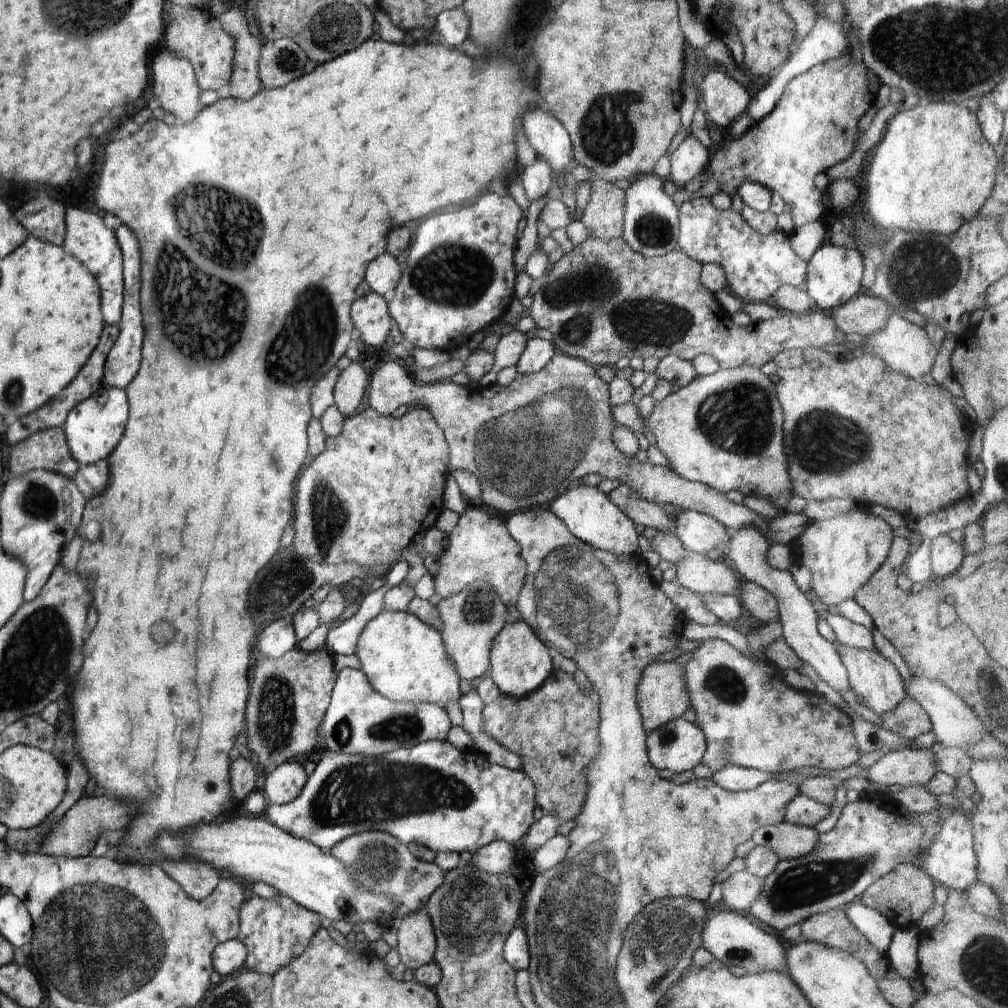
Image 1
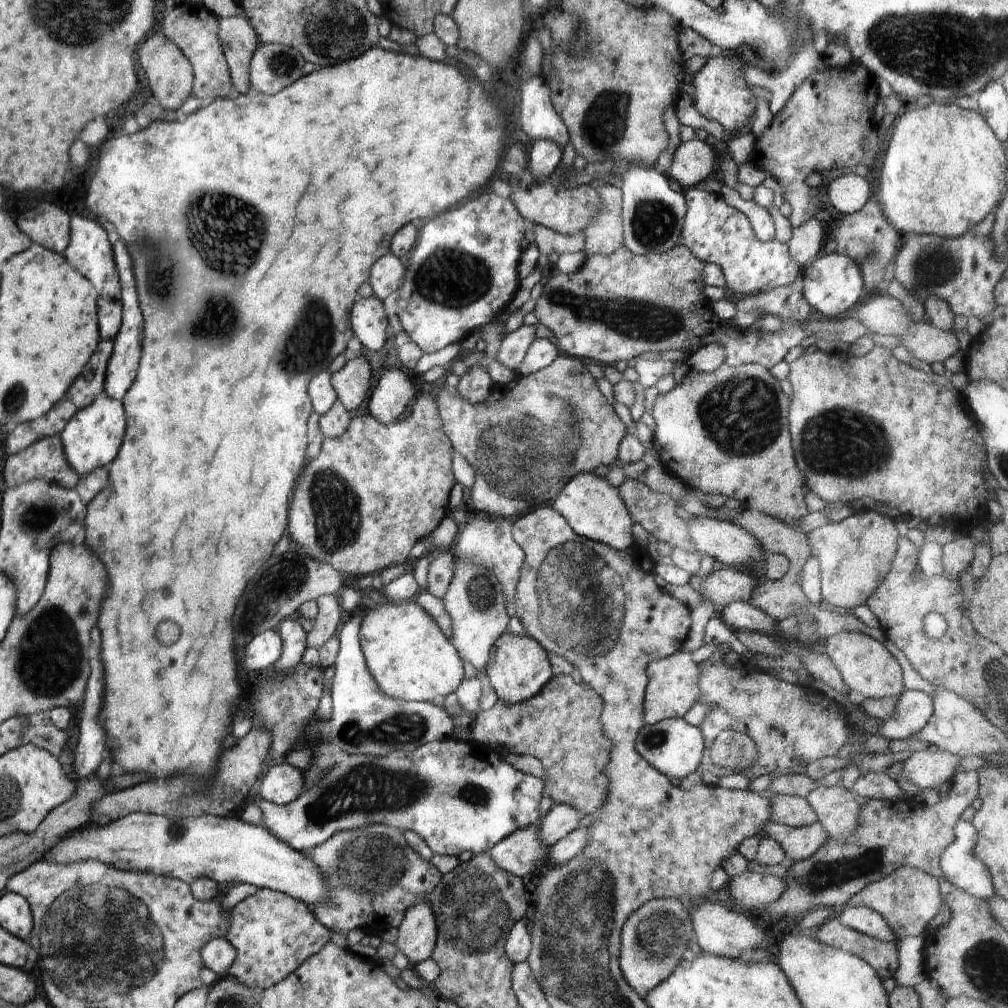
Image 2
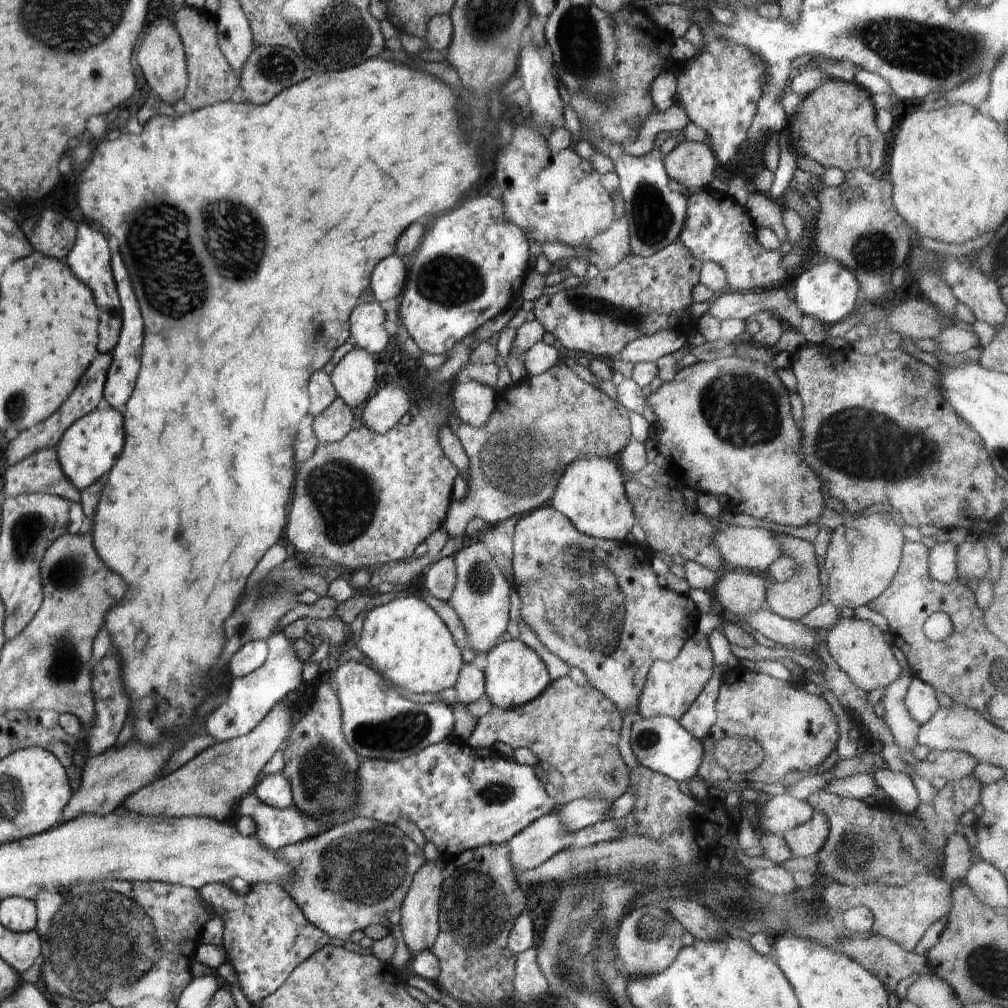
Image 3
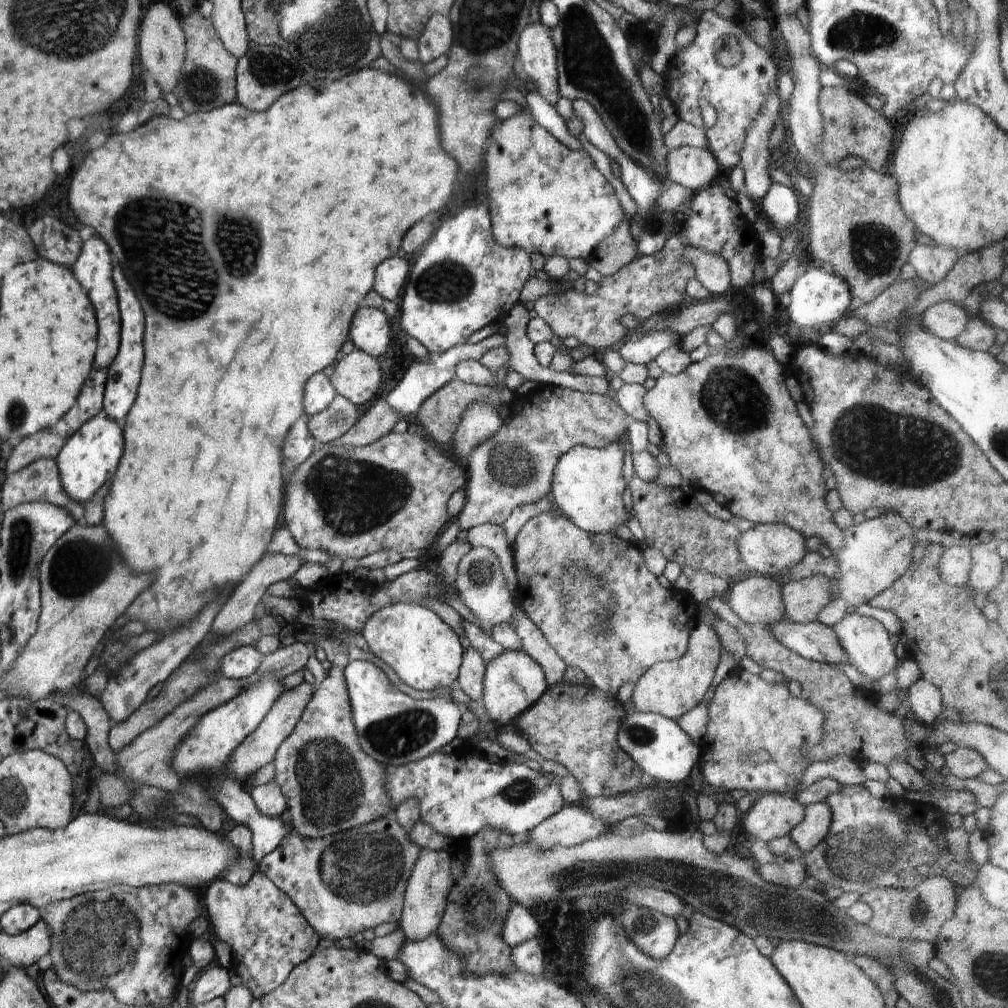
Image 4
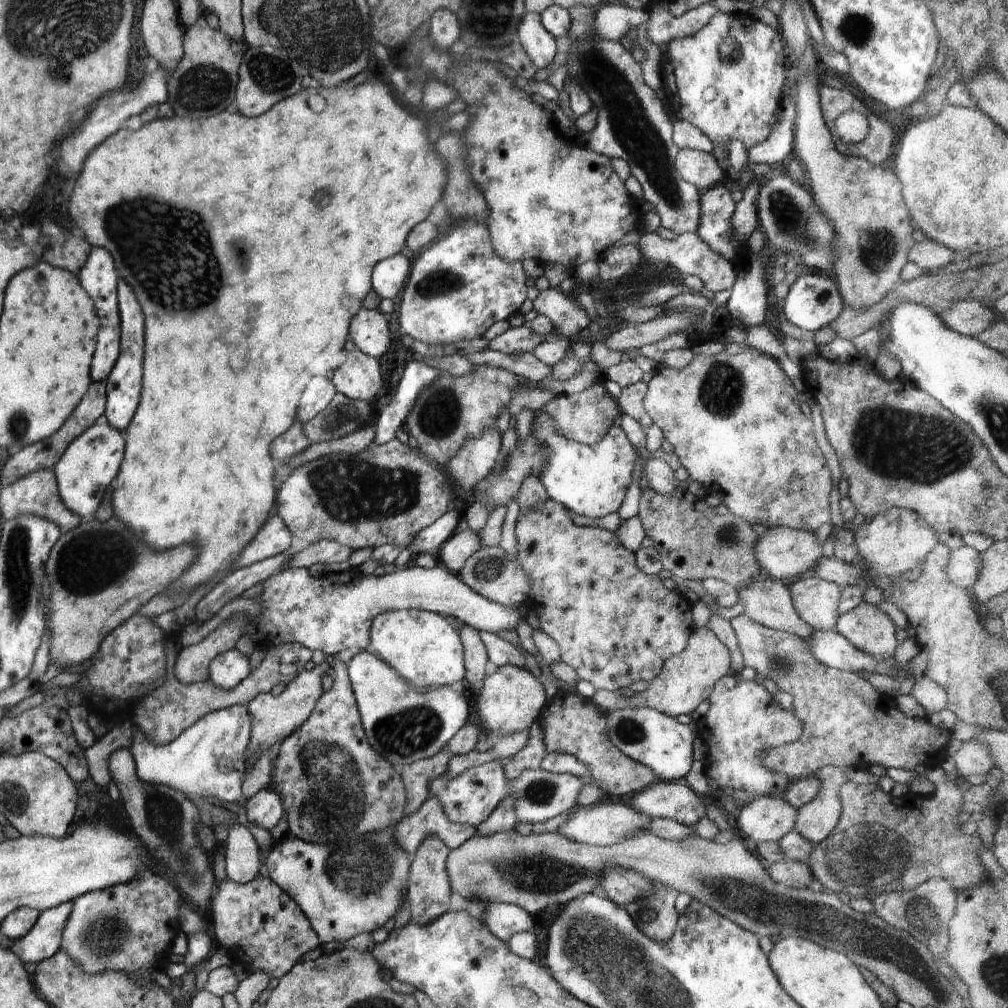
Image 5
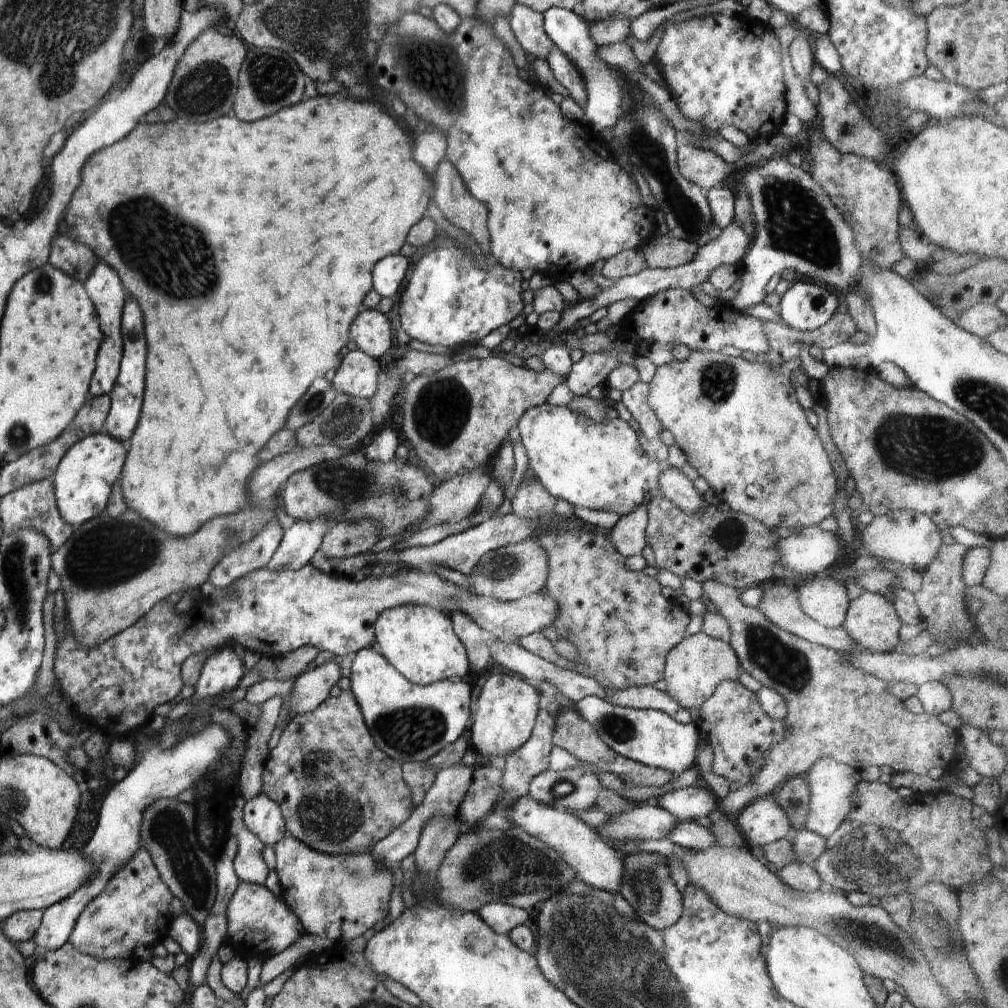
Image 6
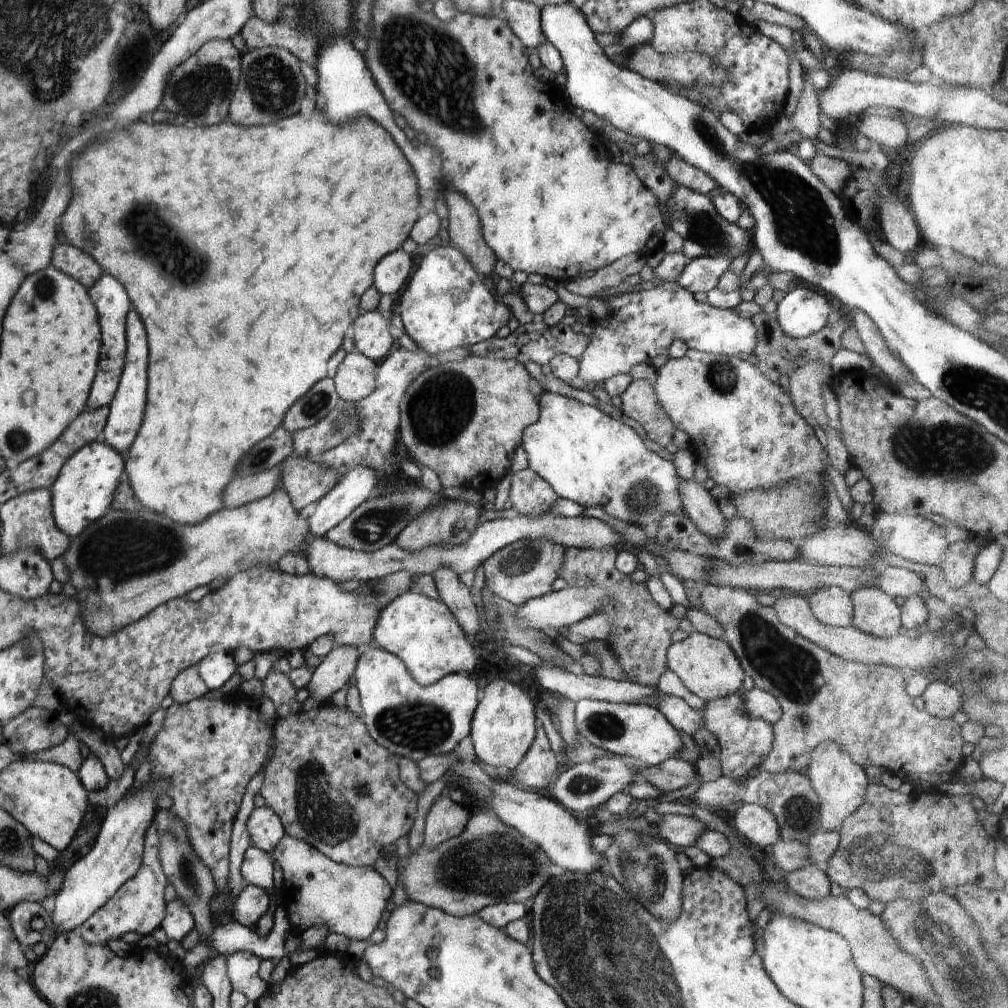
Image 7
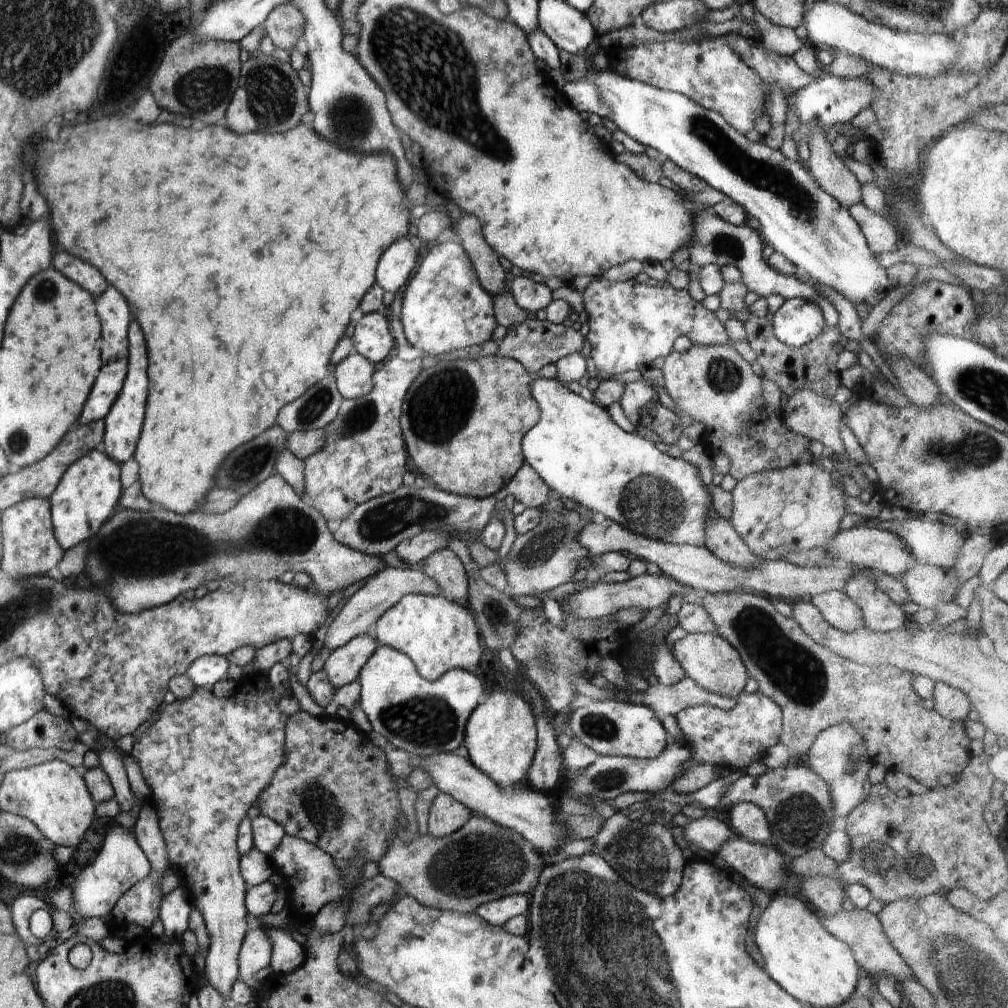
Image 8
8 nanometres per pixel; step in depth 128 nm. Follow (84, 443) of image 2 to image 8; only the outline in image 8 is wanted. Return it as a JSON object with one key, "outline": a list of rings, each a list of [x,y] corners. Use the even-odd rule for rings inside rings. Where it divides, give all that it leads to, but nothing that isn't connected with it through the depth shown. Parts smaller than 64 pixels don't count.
{"outline":[[[94,449],[80,460],[73,462],[60,479],[53,496],[52,519],[54,534],[64,551],[74,548],[78,542],[94,538],[101,526],[109,520],[114,506],[121,500],[120,466],[106,453]]]}

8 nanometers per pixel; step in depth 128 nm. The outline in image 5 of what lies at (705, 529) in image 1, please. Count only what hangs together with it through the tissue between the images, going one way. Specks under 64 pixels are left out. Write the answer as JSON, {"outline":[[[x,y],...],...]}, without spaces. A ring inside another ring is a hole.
{"outline":[[[772,527],[768,532],[760,532],[759,541],[755,544],[755,555],[764,576],[781,580],[796,578],[814,569],[818,559],[823,556],[822,545],[813,532],[790,527]]]}

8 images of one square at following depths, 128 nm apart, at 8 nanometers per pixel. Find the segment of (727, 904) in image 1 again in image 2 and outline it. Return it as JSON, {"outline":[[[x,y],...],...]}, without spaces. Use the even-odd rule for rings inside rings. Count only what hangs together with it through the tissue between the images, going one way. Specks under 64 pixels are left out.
{"outline":[[[744,871],[730,880],[731,896],[745,908],[768,907],[777,901],[787,889],[787,882],[777,875],[763,875],[755,871]]]}

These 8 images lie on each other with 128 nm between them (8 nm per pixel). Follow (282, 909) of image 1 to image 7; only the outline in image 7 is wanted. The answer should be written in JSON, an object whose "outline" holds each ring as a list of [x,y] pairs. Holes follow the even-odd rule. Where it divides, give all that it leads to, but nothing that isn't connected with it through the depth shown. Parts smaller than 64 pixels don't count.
{"outline":[[[246,885],[246,888],[234,900],[232,918],[242,926],[256,931],[256,924],[268,910],[272,894],[256,885]]]}

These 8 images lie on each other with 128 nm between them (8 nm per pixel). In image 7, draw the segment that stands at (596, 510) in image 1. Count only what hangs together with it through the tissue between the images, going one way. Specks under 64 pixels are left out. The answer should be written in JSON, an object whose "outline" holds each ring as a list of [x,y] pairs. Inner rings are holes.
{"outline":[[[547,390],[541,392],[539,405],[539,419],[526,427],[522,445],[529,468],[543,478],[558,496],[583,507],[600,506],[606,514],[629,524],[645,526],[650,533],[667,514],[685,514],[679,495],[679,485],[683,480],[678,476],[674,463],[646,449],[634,429],[612,419],[598,407]]]}

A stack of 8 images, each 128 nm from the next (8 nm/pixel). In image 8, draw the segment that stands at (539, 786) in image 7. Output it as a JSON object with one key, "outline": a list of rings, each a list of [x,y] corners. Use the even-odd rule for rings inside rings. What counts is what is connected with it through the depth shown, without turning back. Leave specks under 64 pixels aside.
{"outline":[[[535,717],[537,730],[537,749],[527,774],[526,784],[547,794],[562,777],[562,748],[550,724],[552,720],[546,717]]]}

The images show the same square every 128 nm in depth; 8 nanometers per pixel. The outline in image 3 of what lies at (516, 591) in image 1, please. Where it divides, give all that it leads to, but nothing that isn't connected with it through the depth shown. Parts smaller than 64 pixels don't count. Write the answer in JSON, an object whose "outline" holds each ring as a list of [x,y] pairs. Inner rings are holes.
{"outline":[[[514,515],[504,522],[491,526],[480,540],[486,545],[490,556],[496,561],[504,576],[510,580],[512,578],[513,563],[513,538],[515,535],[515,526],[524,516]]]}

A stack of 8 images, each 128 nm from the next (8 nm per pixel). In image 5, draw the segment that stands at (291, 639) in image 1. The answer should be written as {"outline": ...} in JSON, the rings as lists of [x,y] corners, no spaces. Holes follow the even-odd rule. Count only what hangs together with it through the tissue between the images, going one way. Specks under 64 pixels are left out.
{"outline":[[[236,648],[218,653],[209,666],[210,682],[227,691],[235,689],[249,674],[249,658]]]}

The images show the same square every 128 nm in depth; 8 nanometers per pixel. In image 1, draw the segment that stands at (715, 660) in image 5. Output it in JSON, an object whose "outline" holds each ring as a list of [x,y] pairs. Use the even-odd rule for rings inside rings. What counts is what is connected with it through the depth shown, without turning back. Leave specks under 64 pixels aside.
{"outline":[[[654,661],[644,670],[637,688],[637,705],[643,718],[644,730],[649,733],[667,722],[680,718],[691,707],[684,665],[673,661]]]}

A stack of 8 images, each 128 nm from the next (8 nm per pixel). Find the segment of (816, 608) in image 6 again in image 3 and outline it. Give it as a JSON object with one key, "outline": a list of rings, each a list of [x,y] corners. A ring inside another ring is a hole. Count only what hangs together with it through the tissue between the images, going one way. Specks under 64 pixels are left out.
{"outline":[[[781,535],[780,538],[784,554],[790,555],[798,562],[799,571],[790,580],[769,584],[765,608],[770,608],[778,616],[798,621],[803,616],[806,616],[813,608],[820,605],[820,597],[824,593],[824,588],[820,584],[819,566],[817,564],[814,545],[798,537]]]}

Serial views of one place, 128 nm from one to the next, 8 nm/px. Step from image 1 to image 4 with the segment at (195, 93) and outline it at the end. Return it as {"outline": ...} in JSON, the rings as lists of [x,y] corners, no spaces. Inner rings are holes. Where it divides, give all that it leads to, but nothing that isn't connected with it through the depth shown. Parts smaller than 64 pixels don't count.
{"outline":[[[158,1],[150,5],[139,30],[139,46],[140,58],[147,68],[146,72],[151,72],[162,92],[168,93],[168,90],[176,86],[181,73],[185,59],[185,34],[179,15],[176,15],[167,3]]]}

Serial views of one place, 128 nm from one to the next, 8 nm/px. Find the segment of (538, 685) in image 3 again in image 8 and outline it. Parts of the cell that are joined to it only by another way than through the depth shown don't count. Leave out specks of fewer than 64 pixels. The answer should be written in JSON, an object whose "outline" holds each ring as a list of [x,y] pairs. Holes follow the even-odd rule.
{"outline":[[[494,691],[490,694],[486,702],[478,704],[476,708],[472,711],[472,714],[469,716],[465,726],[465,737],[463,746],[468,750],[469,759],[484,773],[487,777],[490,777],[498,786],[501,786],[503,789],[506,789],[508,793],[514,788],[521,788],[521,783],[526,783],[527,774],[529,773],[530,765],[532,764],[536,749],[537,749],[537,730],[535,727],[535,717],[533,714],[533,709],[531,709],[528,702],[524,701],[520,696],[512,693],[510,691]]]}

